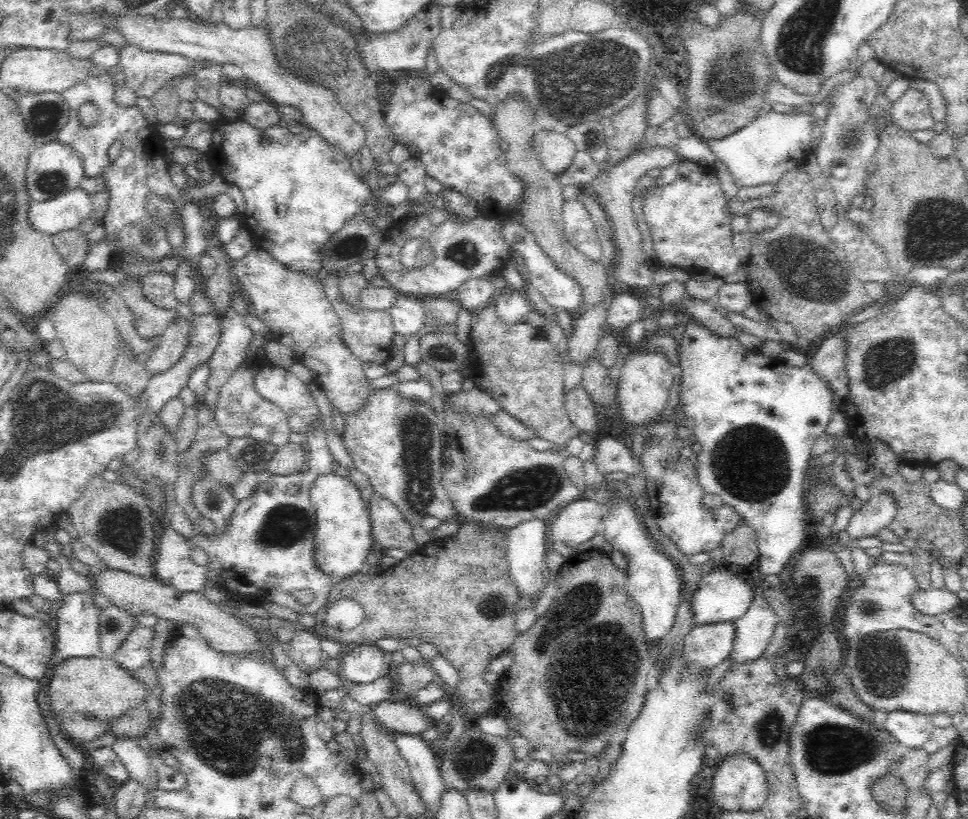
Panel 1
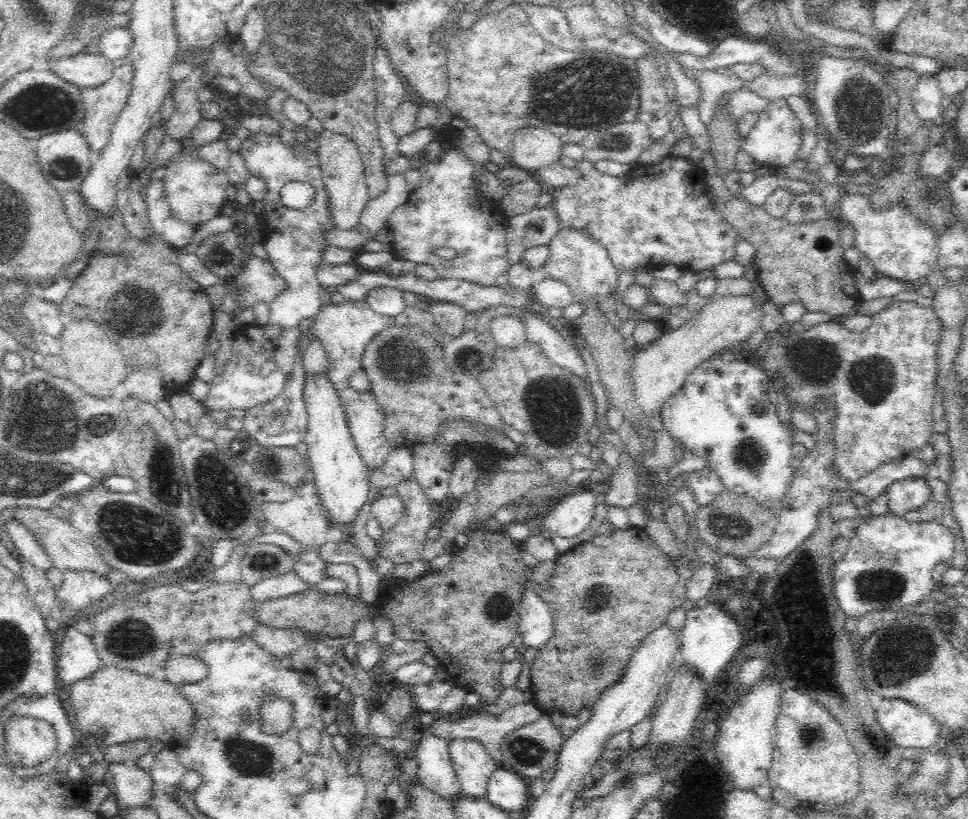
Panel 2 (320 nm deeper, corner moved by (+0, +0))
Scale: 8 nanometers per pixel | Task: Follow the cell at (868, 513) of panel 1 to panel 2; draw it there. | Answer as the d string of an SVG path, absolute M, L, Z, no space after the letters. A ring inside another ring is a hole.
M910 478L892 483L888 488L890 513L904 517L910 510L924 506L932 498L926 478Z

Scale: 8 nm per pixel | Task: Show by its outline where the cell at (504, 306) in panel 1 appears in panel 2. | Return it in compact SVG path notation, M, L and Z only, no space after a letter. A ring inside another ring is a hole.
M494 316L490 320L489 329L497 348L517 349L525 341L524 325L518 317Z

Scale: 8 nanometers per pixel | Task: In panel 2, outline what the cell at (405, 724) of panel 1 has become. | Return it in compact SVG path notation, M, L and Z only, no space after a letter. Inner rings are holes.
M528 702L526 704L510 706L510 708L506 708L502 714L496 714L496 716L485 711L480 711L470 717L459 719L457 722L451 722L447 717L441 717L430 726L425 727L424 730L436 736L443 736L449 741L452 740L452 738L472 738L479 740L485 746L485 750L500 764L503 760L501 744L506 736L518 728L534 724L534 722L540 720L544 714L544 710L541 710L537 704Z

